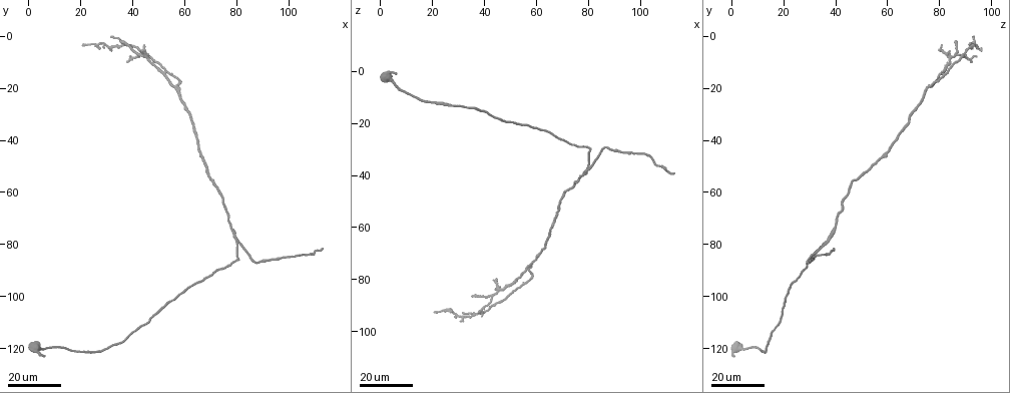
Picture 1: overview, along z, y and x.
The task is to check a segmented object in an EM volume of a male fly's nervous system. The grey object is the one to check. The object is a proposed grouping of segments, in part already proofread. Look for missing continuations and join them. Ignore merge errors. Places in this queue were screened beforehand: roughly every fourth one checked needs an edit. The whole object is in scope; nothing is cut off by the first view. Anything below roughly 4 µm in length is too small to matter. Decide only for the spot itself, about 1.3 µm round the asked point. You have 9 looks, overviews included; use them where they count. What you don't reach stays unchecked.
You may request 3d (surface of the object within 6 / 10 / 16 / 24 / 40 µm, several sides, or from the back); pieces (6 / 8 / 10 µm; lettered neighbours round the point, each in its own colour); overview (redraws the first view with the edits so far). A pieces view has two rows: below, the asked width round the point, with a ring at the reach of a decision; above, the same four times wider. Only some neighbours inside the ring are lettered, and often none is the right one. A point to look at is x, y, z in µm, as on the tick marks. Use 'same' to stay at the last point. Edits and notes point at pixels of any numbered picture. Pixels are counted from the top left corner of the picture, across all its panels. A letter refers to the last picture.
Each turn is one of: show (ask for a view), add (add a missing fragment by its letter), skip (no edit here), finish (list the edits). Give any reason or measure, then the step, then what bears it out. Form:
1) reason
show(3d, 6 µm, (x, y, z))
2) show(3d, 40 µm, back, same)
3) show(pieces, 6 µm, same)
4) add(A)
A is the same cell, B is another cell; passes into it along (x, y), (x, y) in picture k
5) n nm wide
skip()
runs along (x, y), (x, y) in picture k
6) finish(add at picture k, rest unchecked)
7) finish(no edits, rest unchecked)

an open end
show(3d, 16 µm, (114, 82, 39))

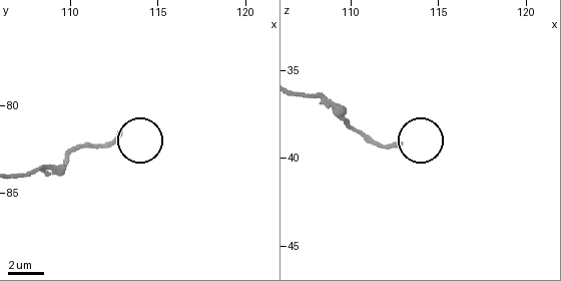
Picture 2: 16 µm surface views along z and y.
show(pieces, 10 µm, (112.9, 81.6, 39.2))

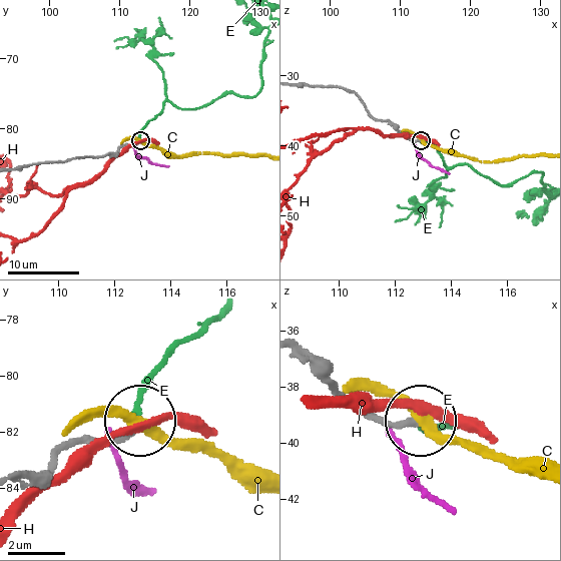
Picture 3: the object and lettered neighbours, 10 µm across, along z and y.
220 nm wide
add(E)
E is the same cell, C, H and J are other cells; the neuron continues

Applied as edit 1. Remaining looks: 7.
show(overview)

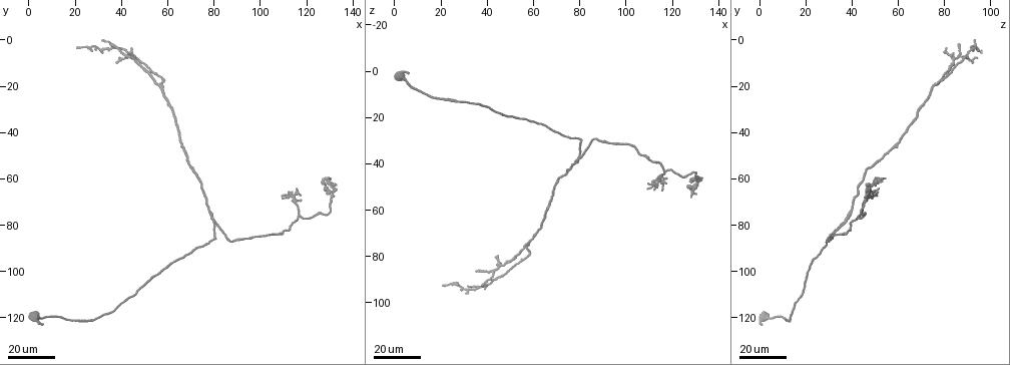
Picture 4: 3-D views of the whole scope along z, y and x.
show(3d, 24 µm, (36, 3, 86))

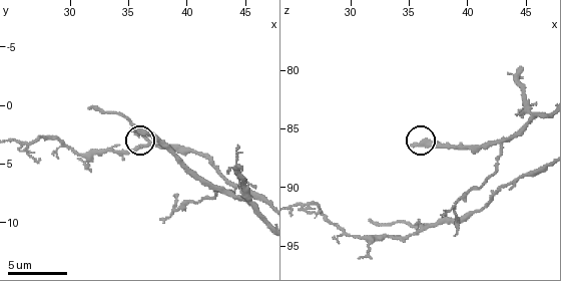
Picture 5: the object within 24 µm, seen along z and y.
show(pieces, 6 µm, (35.4, 2.0, 86.4))

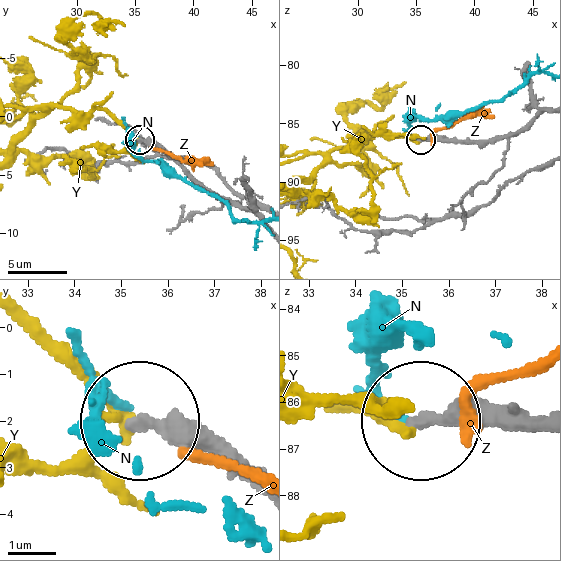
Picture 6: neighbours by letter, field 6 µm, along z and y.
skip()
N, Y and Z are other cells; none of them fits

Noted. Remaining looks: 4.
tapers out
show(pieces, 6 µm, (38.0, 9.8, 92.4))

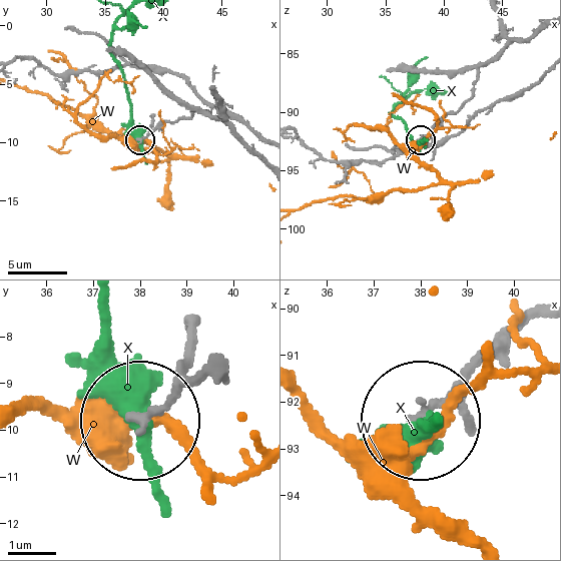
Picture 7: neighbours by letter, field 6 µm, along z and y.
skip()
W and X are other cells; no lettered fragment goes on from it

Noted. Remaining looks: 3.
branch stops here
show(3d, 10 µm, (31.0, 4.8, 96.0))

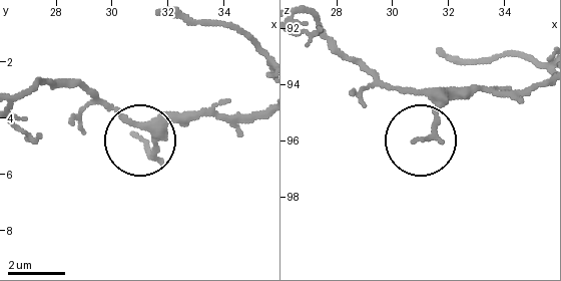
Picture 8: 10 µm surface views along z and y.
show(pieces, 8 µm, (30.9, 4.7, 96.1))

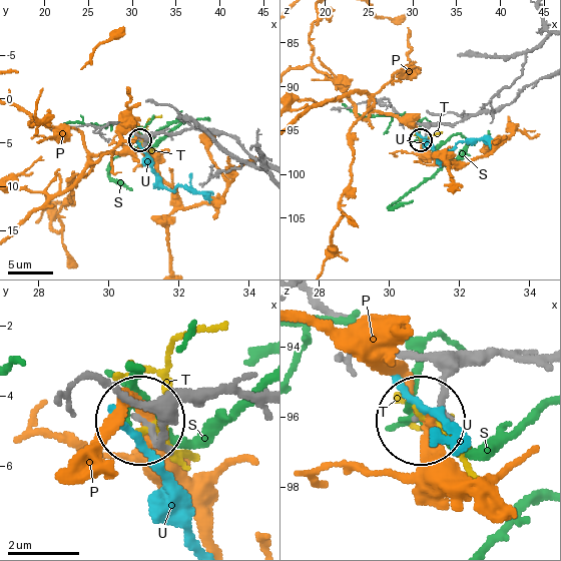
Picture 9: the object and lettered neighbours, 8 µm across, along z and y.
skip()
P, S, T and U are other cells; runs along (259, 395), (196, 398), (166, 434), (145, 425) in picture 9; none of them fits

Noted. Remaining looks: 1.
finish(add at picture 3, rest unchecked)

